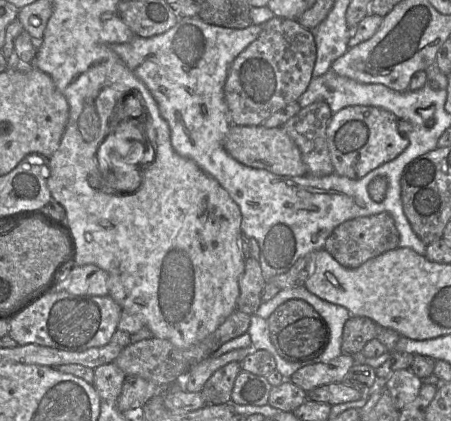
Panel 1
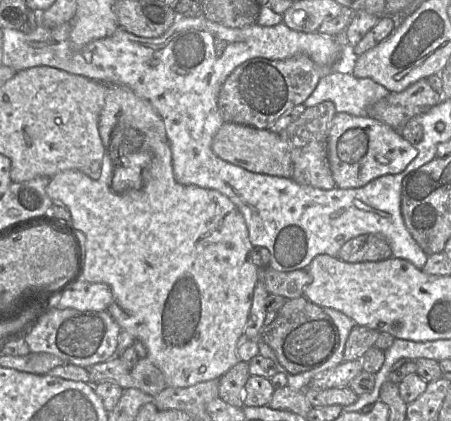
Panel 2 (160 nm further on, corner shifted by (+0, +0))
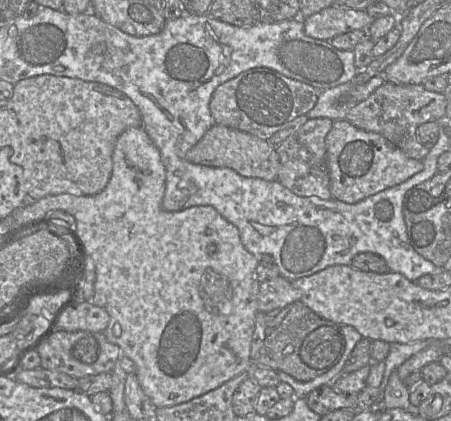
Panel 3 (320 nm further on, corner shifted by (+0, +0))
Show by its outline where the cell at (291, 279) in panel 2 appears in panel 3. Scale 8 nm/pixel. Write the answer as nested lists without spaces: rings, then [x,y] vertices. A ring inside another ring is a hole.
[[[279,275],[260,283],[258,310],[264,313],[268,313],[273,310],[280,310],[284,307],[291,306],[300,299],[301,291],[293,286],[292,281]]]

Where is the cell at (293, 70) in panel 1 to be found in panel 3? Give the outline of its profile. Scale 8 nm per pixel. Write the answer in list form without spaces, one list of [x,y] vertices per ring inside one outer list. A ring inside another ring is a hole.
[[[267,67],[244,71],[219,85],[210,100],[210,111],[215,124],[238,129],[268,140],[300,115],[306,115],[316,104],[320,90],[284,76]]]

